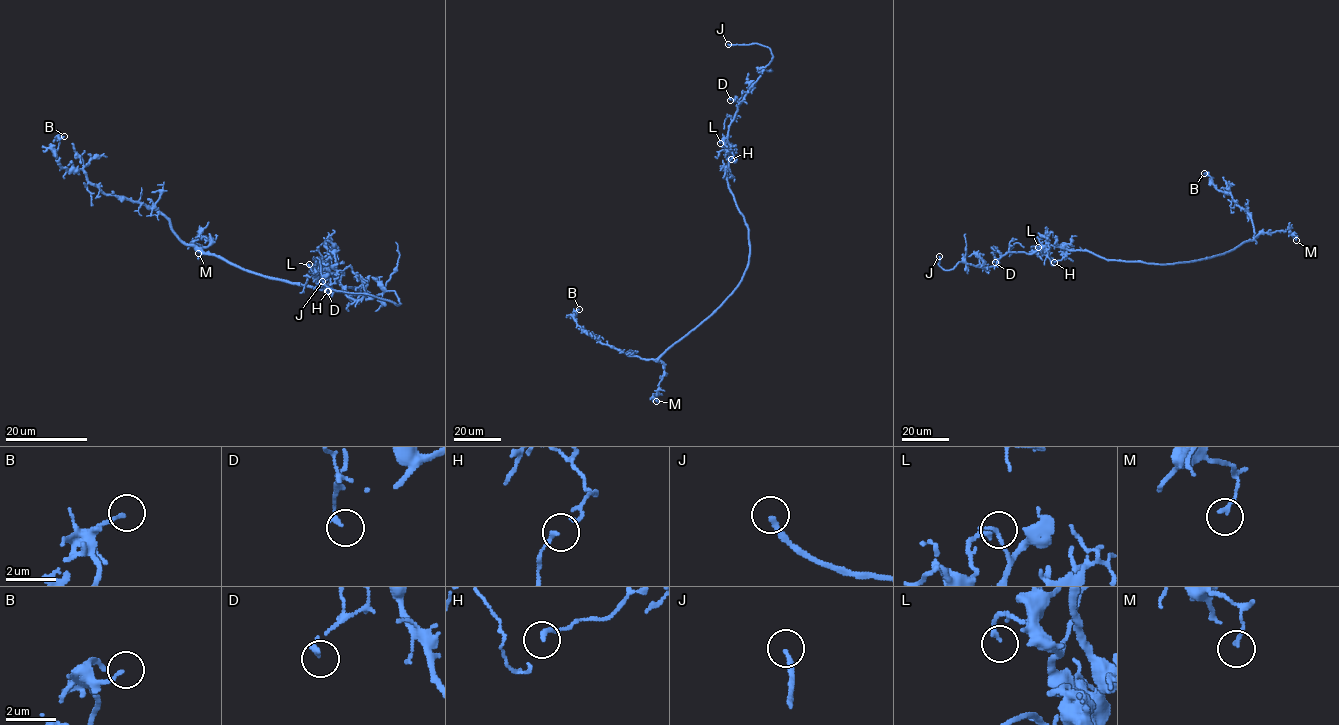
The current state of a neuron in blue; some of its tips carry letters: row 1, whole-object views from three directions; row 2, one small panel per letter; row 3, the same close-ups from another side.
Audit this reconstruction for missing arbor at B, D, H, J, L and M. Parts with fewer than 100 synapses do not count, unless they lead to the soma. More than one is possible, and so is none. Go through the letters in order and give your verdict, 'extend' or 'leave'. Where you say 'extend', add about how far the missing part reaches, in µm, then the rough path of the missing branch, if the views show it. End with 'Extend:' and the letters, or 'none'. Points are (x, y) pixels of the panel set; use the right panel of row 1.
B: leave
D: leave
H: leave
J: extend | 30 µm
L: leave
M: leave
Extend: J

